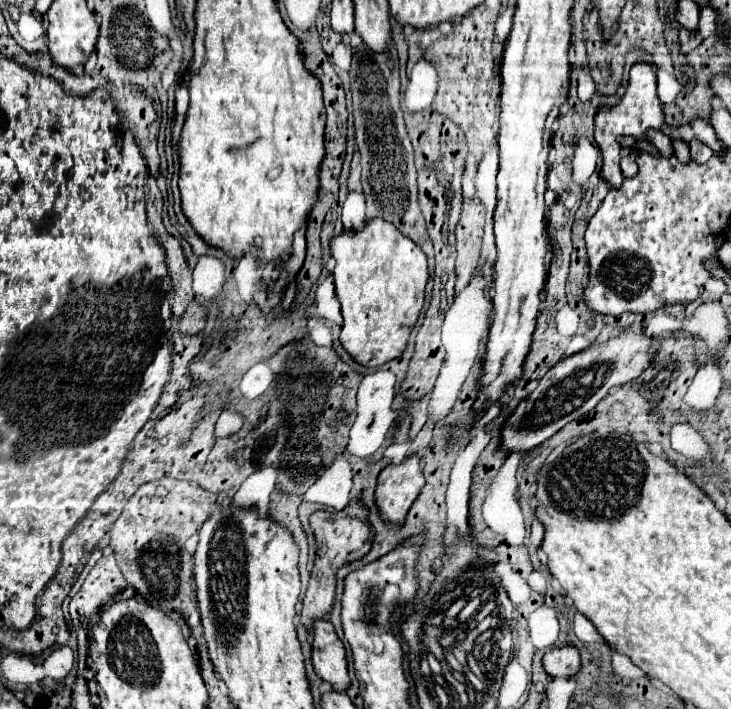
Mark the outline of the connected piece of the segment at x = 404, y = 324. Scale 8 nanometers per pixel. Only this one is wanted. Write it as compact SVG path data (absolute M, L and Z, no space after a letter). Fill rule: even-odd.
M371 220L361 232L341 232L331 240L335 258L335 290L341 302L341 346L363 366L381 366L399 358L415 326L429 280L425 252L405 238L393 224Z

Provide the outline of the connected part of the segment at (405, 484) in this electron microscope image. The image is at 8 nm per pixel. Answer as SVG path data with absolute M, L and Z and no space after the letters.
M411 456L399 466L385 466L375 490L375 504L383 522L389 526L403 526L405 514L419 496L423 484L423 462L419 456Z

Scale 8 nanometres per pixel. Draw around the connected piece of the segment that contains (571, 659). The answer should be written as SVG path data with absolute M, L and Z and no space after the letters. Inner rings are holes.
M573 646L553 648L543 656L543 668L551 678L573 678L579 672L579 652Z

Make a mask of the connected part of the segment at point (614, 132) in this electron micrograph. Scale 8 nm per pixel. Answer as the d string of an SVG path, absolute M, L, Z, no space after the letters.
M635 64L629 74L629 86L621 102L613 108L601 108L599 114L595 116L595 142L603 154L603 168L601 168L601 178L611 186L617 188L623 182L623 174L619 168L619 150L621 144L619 140L623 136L631 136L635 140L643 140L647 130L661 130L663 126L663 106L657 98L657 76L655 68L649 64Z

